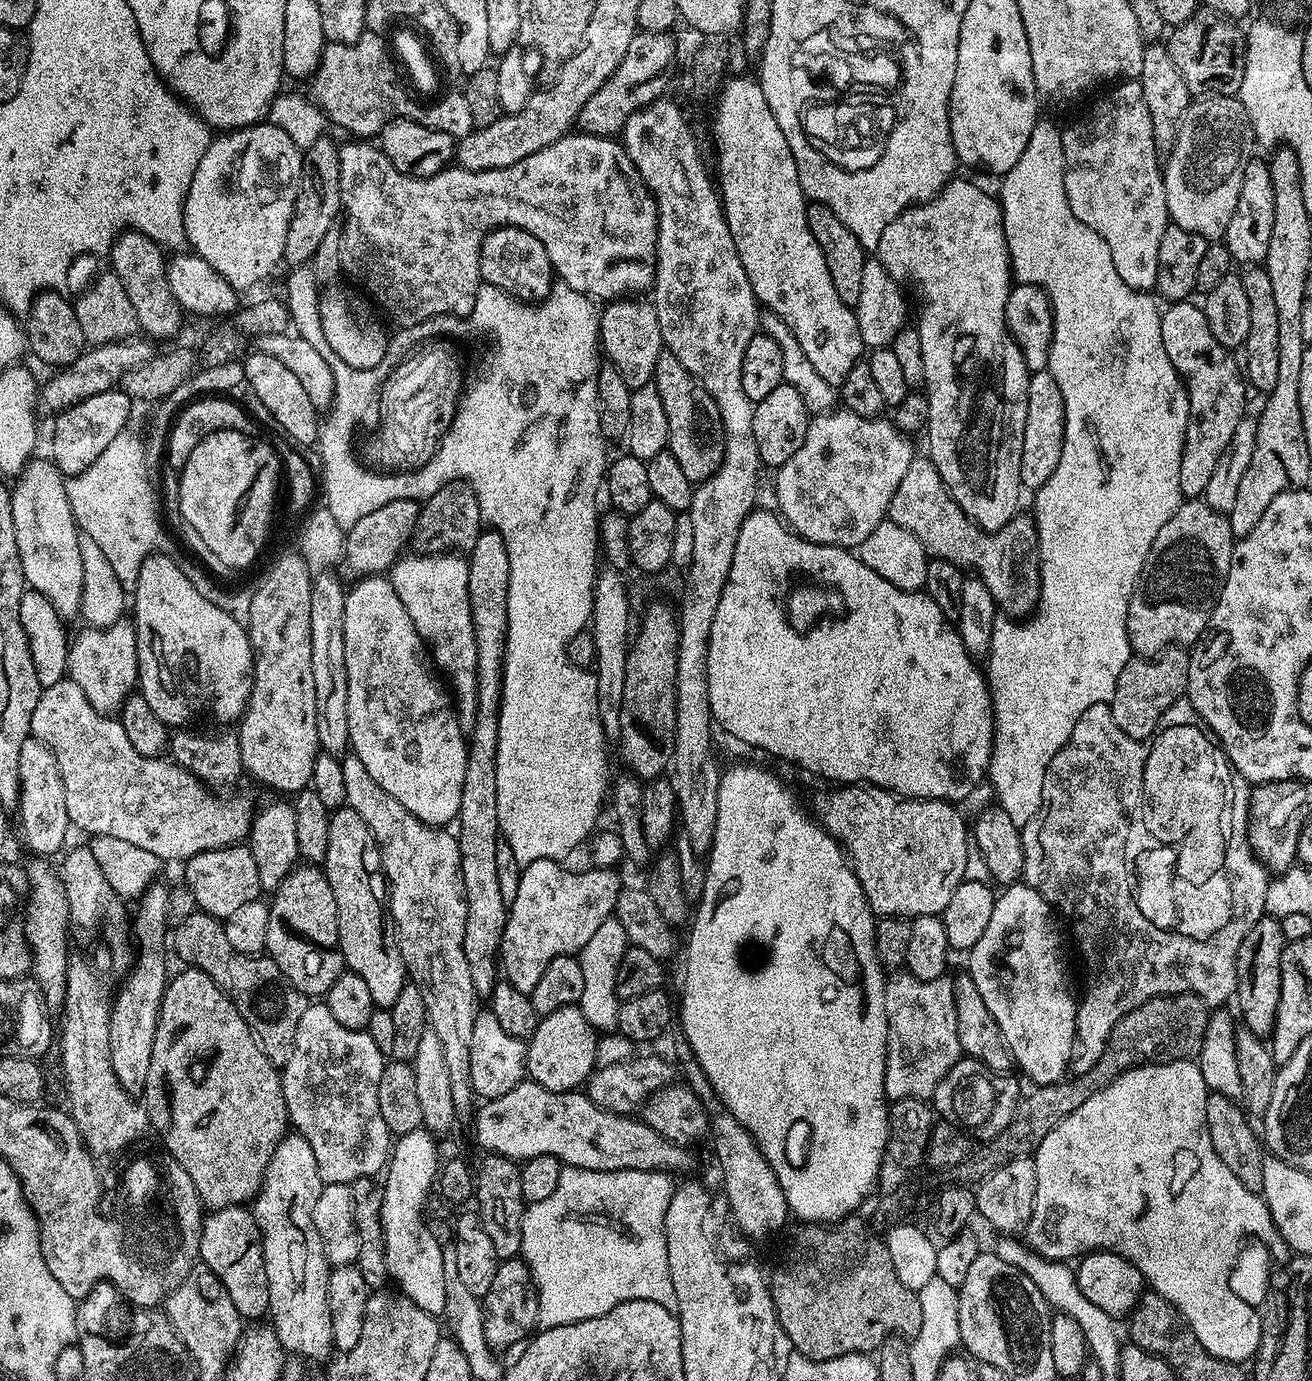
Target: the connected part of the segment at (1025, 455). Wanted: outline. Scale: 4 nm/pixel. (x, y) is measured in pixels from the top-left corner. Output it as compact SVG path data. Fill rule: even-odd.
M1033 372L1028 378L1026 394L1026 426L1022 430L1022 458L1020 459L1020 483L1025 489L1035 490L1050 482L1050 474L1062 458L1064 445L1064 403L1058 382L1047 372Z

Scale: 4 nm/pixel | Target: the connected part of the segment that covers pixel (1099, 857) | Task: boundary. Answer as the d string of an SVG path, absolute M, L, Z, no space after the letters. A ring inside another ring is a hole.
M1186 698L1178 699L1174 702L1174 706L1170 706L1170 710L1166 710L1166 714L1162 714L1160 725L1147 740L1135 740L1122 734L1122 730L1118 730L1118 722L1114 722L1112 717L1111 703L1090 706L1090 710L1085 710L1082 718L1078 718L1078 722L1074 722L1074 730L1070 734L1066 746L1062 746L1062 750L1058 750L1058 754L1054 754L1050 766L1046 766L1046 778L1042 782L1042 806L1038 810L1038 814L1034 814L1034 818L1030 818L1028 825L1022 829L1024 837L1023 883L1038 890L1038 894L1042 894L1042 898L1048 896L1049 900L1055 900L1064 908L1065 912L1073 911L1080 920L1079 934L1084 940L1084 945L1080 947L1079 951L1084 956L1085 962L1088 963L1088 985L1084 988L1084 997L1082 995L1079 997L1076 1006L1076 1044L1072 1048L1070 1065L1073 1073L1079 1074L1090 1070L1090 1066L1094 1066L1094 1062L1098 1062L1098 1058L1102 1058L1102 1050L1106 1050L1110 1030L1114 1030L1118 1021L1126 1014L1130 1014L1130 1010L1142 1006L1156 996L1192 993L1200 996L1209 1009L1215 1010L1227 1005L1227 1000L1231 1001L1236 995L1236 983L1238 982L1236 959L1238 950L1242 946L1242 938L1246 938L1246 934L1252 929L1254 922L1258 922L1266 915L1264 903L1270 873L1259 860L1250 859L1249 853L1246 851L1246 820L1243 815L1237 816L1238 794L1228 796L1228 808L1222 814L1220 822L1198 822L1194 826L1176 826L1176 838L1172 838L1172 840L1170 840L1170 836L1172 836L1170 830L1164 834L1166 838L1160 838L1146 826L1146 814L1144 814L1144 796L1148 798L1146 790L1150 790L1150 794L1156 794L1156 782L1158 784L1164 782L1166 772L1174 772L1172 768L1176 768L1176 756L1172 756L1172 752L1176 754L1176 750L1168 748L1172 742L1168 742L1170 738L1166 738L1166 736L1172 728L1176 728L1176 724L1194 720L1195 712L1194 706Z

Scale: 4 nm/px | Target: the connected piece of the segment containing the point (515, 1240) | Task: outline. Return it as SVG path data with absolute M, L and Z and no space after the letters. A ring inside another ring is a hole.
M489 1153L478 1166L474 1178L474 1204L486 1234L493 1241L494 1252L500 1260L515 1259L521 1248L521 1218L525 1203L521 1194L521 1174L517 1161L496 1153ZM477 1204L477 1205L476 1205Z

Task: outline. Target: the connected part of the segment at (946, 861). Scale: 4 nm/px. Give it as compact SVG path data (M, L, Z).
M836 786L833 792L820 792L810 803L815 819L840 843L846 859L868 899L868 906L877 917L940 916L954 890L964 878L970 847L970 828L947 800L914 800L901 798L884 788L871 786Z

